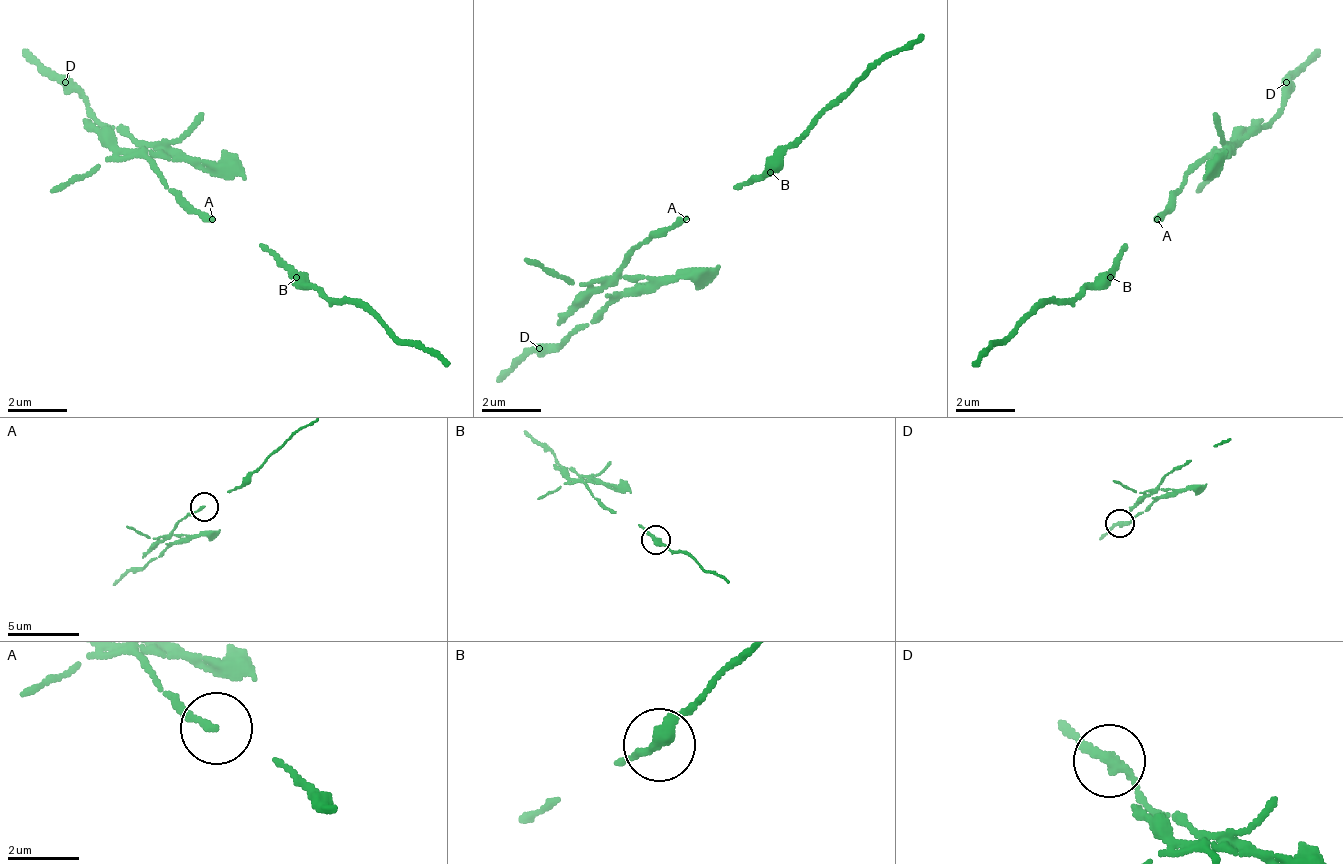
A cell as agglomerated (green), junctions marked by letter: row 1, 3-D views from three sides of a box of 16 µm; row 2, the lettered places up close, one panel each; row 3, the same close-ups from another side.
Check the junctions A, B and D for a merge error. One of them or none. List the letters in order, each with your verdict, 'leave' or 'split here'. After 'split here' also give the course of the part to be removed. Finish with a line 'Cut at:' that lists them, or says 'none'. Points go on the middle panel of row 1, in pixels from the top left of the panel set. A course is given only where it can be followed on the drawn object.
A: leave
B: leave
D: split here; foreign part runs (537, 346), (559, 346), (626, 286), (582, 286), (522, 256)
Cut at: D

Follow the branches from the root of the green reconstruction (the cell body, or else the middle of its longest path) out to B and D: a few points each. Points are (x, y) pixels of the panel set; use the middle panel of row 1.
B: (686, 219), (731, 189), (739, 189), (746, 181), (761, 181), (768, 174)
D: (686, 219), (664, 226), (574, 316), (574, 331), (559, 346), (537, 346)

